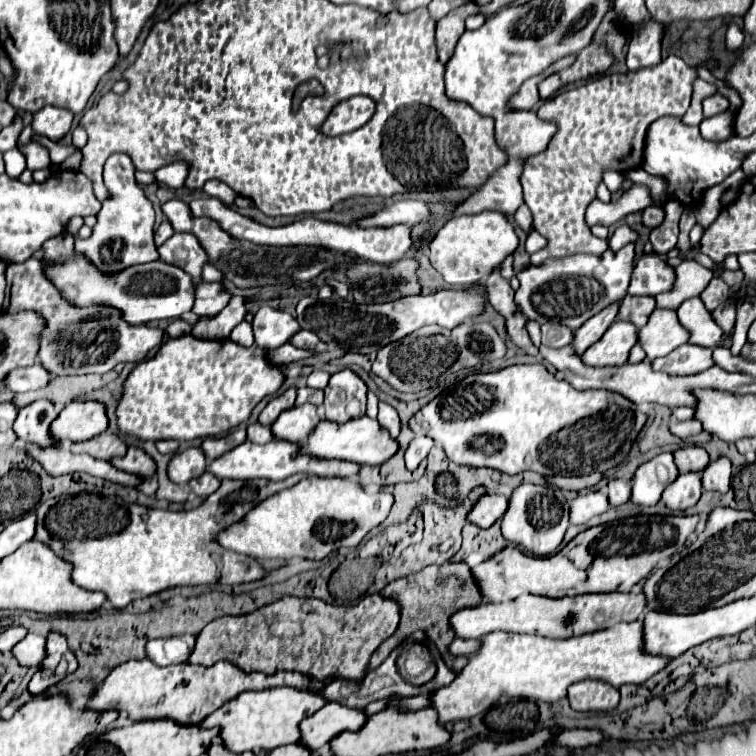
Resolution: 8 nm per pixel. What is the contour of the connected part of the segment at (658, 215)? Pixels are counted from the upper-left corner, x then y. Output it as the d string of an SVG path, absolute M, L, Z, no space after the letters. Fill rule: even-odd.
M649 206L649 208L643 210L643 224L653 230L653 228L657 228L663 222L663 216L665 216L665 212L661 208Z

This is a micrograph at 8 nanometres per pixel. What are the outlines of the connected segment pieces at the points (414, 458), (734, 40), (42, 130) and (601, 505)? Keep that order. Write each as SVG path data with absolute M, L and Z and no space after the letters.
M415 436L409 442L409 446L405 450L405 464L409 466L409 470L415 470L419 466L419 462L423 458L427 458L431 446L433 446L433 440L427 440L427 436Z
M729 24L727 28L727 48L737 50L743 44L743 32L739 30L737 24Z
M45 106L33 114L33 132L57 142L69 132L71 122L73 122L73 112L55 106Z
M599 490L595 492L587 492L577 496L571 502L571 524L585 524L589 522L593 516L599 516L607 510L607 496Z

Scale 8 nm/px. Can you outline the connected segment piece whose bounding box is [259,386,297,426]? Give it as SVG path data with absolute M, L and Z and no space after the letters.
M289 388L285 390L281 396L275 396L269 400L269 404L265 406L265 410L259 414L259 422L265 424L265 426L271 426L273 420L283 412L283 410L289 410L293 408L295 404L295 396L297 396L297 388Z

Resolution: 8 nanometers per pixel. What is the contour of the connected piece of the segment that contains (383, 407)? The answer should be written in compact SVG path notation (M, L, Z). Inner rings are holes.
M379 402L379 416L377 416L377 422L381 424L381 428L385 428L391 436L397 438L397 434L399 434L399 416L397 416L397 412L395 412L389 404Z

